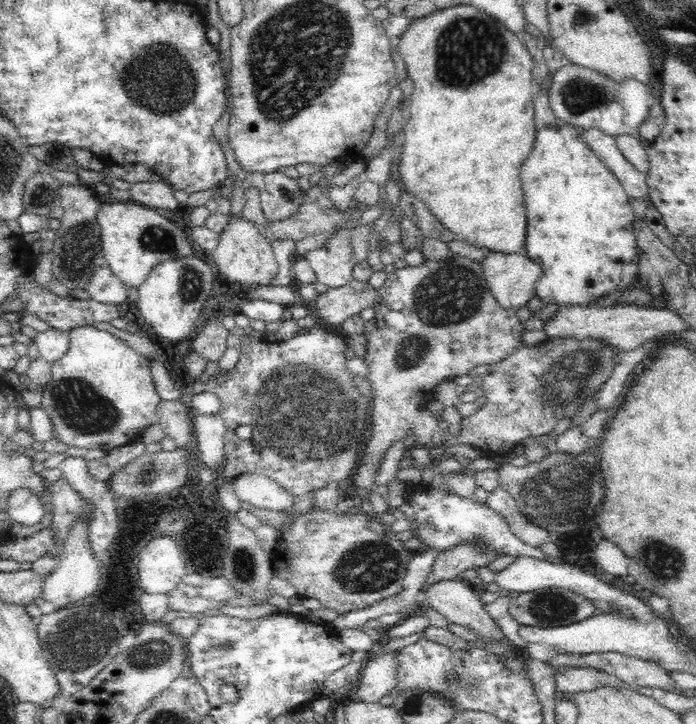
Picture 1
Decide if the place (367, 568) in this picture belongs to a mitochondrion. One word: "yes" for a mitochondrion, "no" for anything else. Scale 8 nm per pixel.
yes

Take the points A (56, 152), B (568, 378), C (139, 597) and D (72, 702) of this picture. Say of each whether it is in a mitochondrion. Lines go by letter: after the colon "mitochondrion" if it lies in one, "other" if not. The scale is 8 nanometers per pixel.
A: other
B: mitochondrion
C: other
D: other

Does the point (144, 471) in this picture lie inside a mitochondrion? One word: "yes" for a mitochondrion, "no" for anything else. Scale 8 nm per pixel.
yes

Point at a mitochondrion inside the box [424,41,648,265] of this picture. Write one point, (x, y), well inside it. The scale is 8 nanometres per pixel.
(576, 96)

